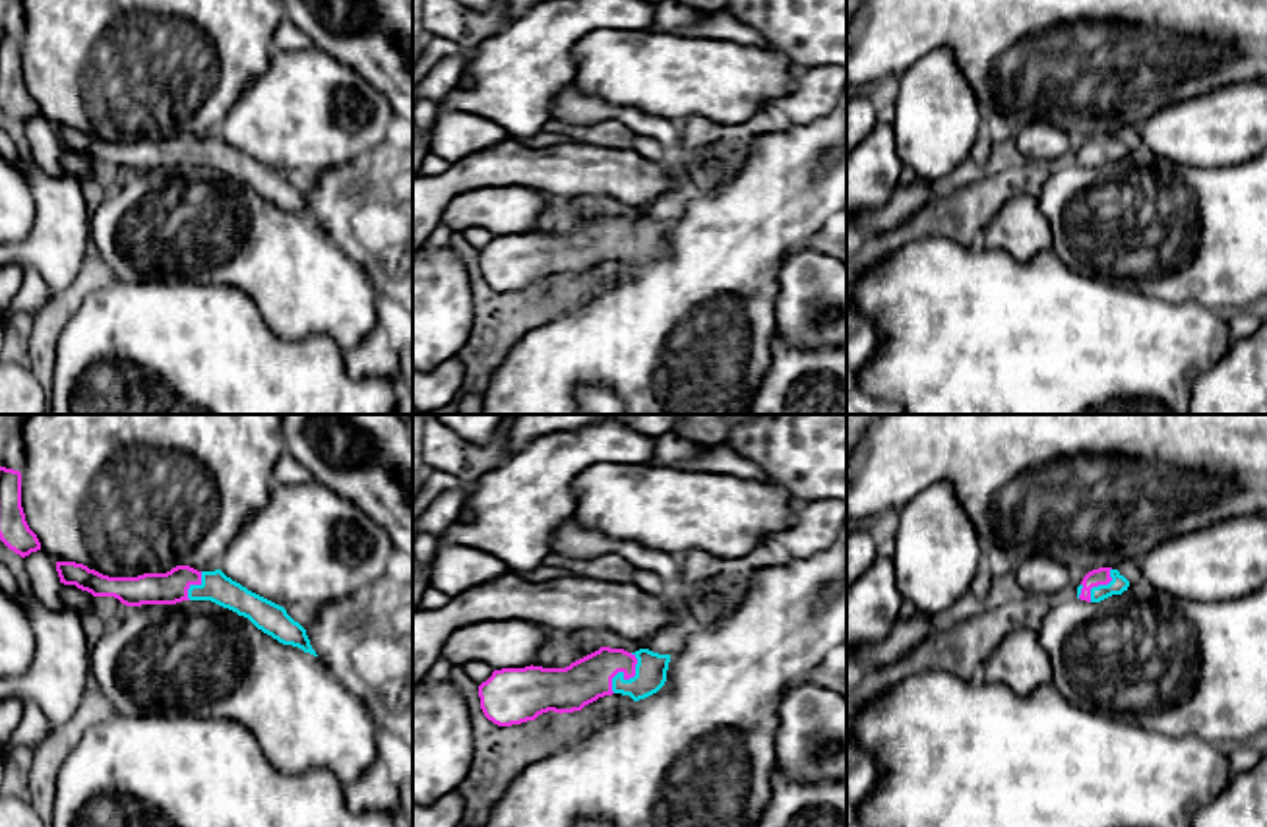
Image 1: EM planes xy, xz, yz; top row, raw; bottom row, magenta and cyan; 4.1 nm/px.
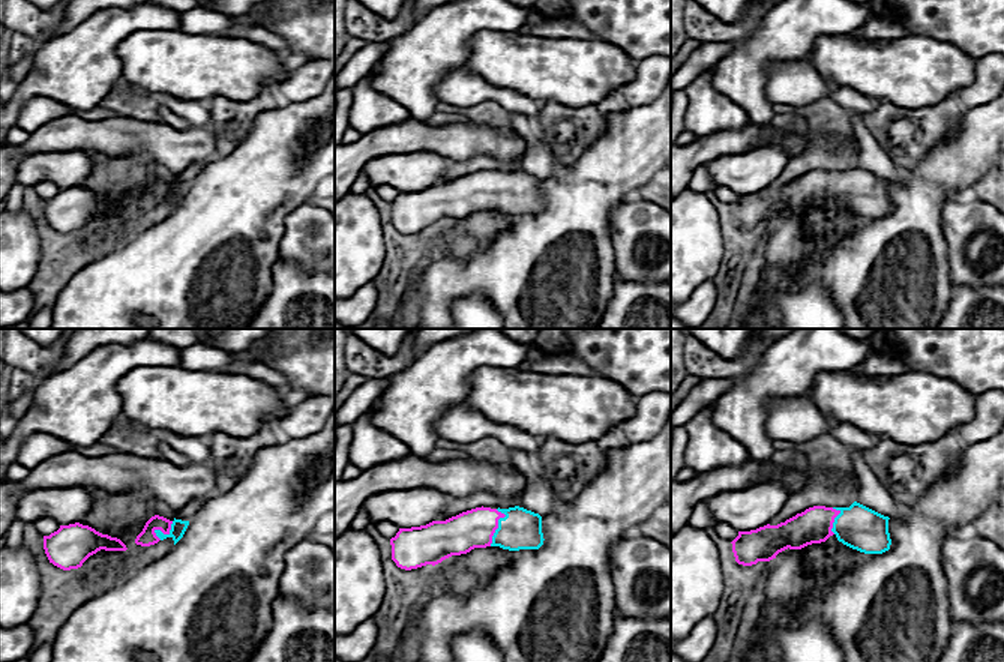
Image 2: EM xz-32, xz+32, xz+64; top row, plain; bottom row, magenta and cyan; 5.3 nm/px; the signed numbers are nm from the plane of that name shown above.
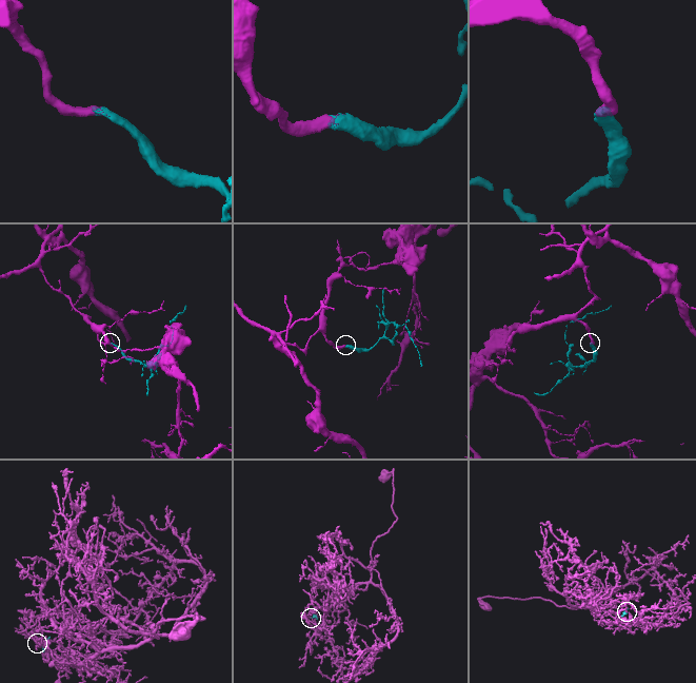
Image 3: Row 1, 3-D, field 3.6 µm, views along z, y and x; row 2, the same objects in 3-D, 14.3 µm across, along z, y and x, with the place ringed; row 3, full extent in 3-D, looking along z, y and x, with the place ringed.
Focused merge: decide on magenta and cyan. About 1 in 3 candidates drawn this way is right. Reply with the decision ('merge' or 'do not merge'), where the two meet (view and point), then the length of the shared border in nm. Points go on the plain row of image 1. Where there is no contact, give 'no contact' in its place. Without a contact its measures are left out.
merge | xz (626, 245) | 190 nm

